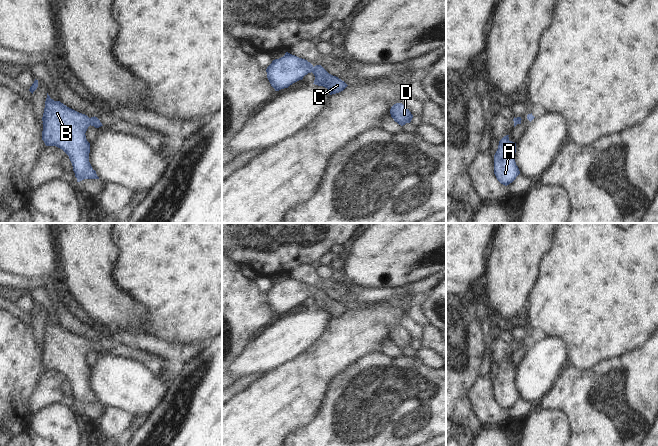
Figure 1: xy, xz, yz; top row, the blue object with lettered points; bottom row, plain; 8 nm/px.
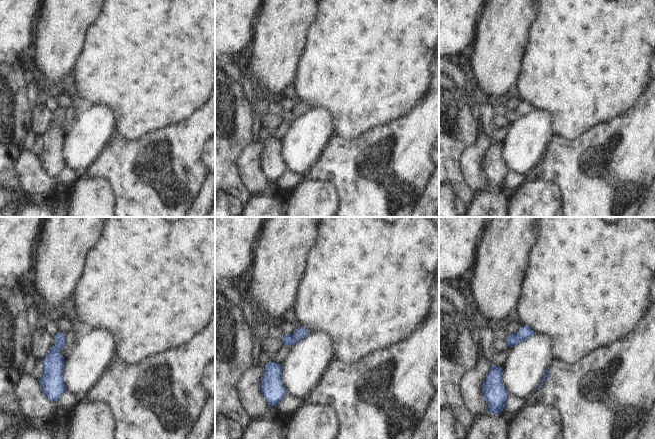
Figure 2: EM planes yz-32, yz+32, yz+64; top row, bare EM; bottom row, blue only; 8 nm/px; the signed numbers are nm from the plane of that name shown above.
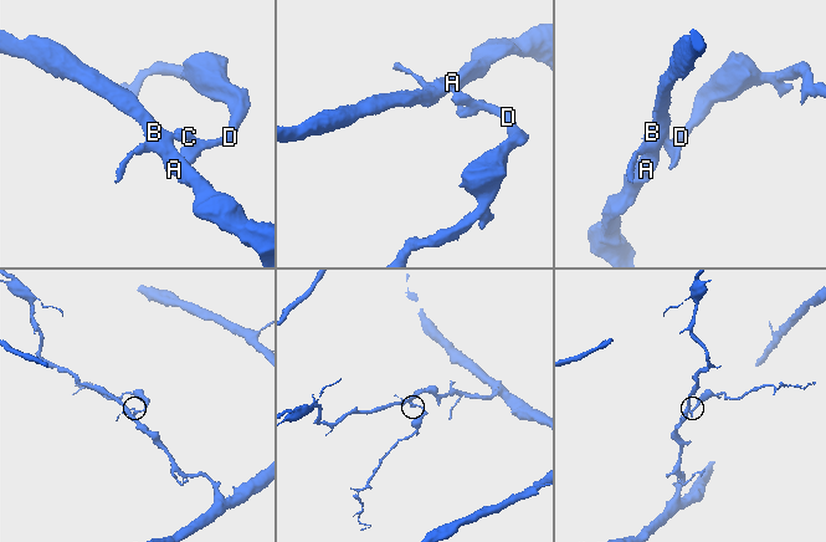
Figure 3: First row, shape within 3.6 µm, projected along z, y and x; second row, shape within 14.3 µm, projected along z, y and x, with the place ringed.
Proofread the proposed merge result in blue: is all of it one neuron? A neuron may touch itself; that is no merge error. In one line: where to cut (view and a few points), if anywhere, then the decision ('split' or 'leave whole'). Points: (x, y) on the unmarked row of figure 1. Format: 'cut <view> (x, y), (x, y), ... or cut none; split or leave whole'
cut none; leave whole

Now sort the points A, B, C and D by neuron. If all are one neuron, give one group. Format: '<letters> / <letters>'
A B C D

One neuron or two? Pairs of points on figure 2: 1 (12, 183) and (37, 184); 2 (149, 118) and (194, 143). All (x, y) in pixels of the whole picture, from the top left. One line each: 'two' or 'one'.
1: two
2: two

